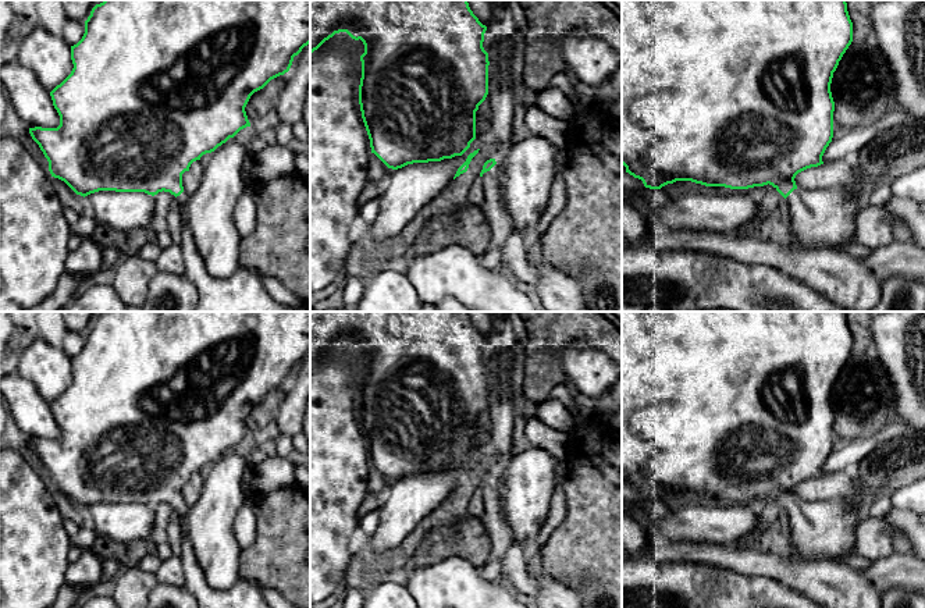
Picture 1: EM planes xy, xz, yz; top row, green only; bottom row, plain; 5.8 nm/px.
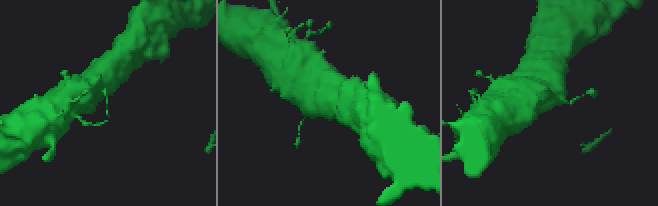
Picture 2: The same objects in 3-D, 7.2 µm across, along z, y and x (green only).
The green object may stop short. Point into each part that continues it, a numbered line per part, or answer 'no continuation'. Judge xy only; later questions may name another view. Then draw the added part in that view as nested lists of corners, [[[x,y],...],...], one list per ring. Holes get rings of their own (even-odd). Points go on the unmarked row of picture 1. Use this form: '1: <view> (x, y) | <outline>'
1: xy (244, 594) | [[[185,502],[175,509],[175,516],[184,531],[181,552],[185,573],[184,587],[195,597],[199,608],[271,608],[259,586],[248,579],[241,577],[234,586],[224,590],[214,589],[207,583],[192,544],[186,537],[186,513],[188,505]]]

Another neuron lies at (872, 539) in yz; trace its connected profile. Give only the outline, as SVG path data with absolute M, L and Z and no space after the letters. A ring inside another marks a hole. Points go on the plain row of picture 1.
M868 516L854 529L853 554L875 561L894 552L892 531L886 522Z

